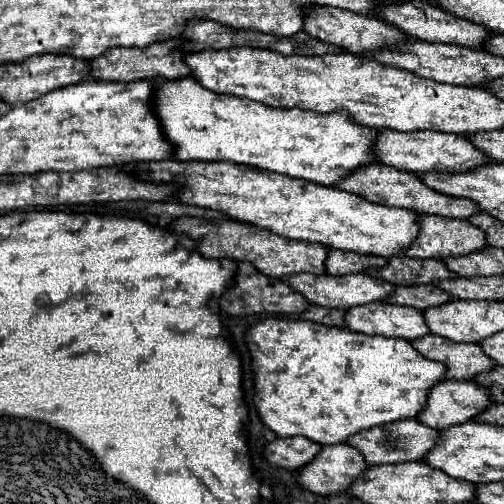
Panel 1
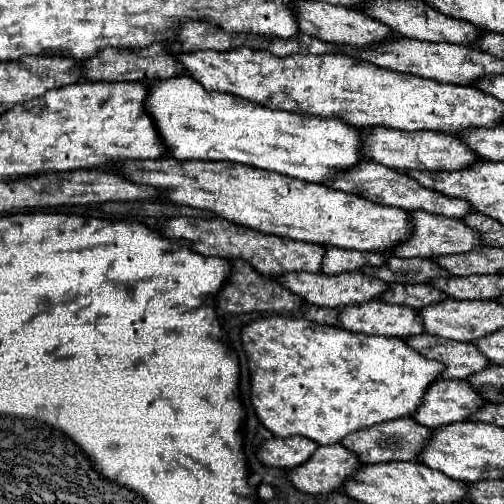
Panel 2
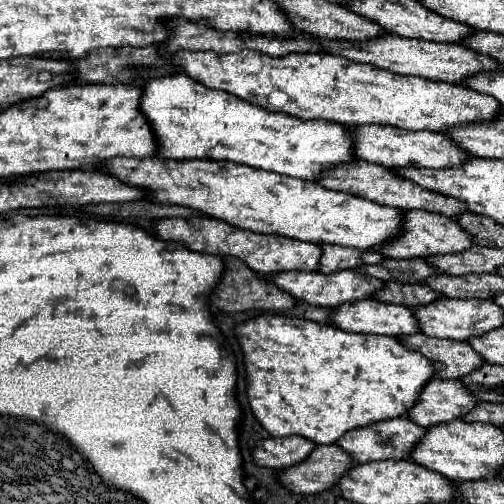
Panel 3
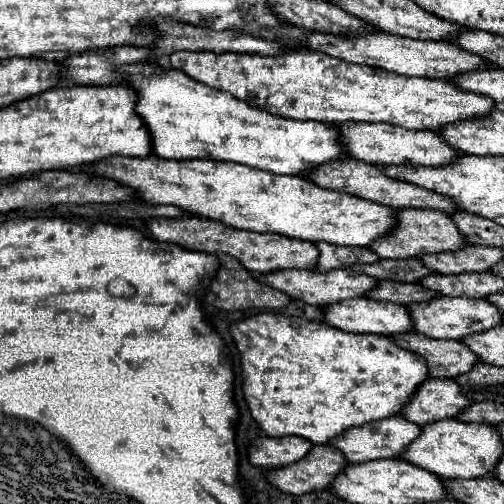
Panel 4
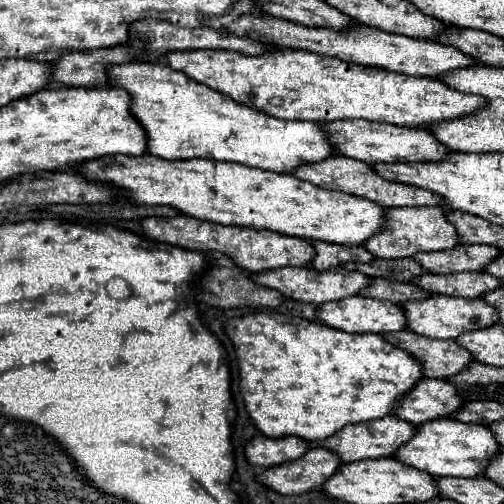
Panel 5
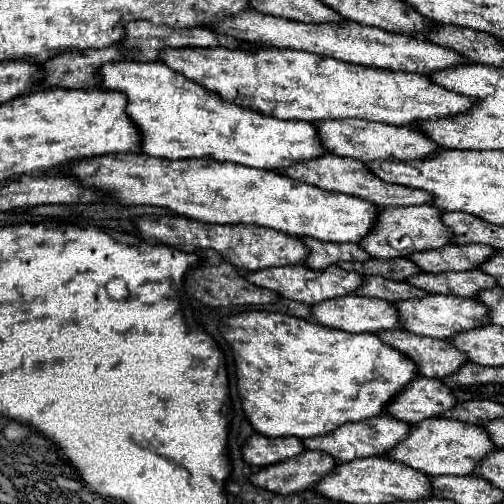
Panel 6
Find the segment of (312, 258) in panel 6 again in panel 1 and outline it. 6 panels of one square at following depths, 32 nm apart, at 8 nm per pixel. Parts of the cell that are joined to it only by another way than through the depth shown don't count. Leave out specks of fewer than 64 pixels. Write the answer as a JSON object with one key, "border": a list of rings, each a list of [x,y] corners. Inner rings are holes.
{"border":[[[332,250],[328,252],[326,258],[326,272],[328,274],[354,274],[354,272],[364,272],[368,268],[368,258],[360,256],[356,252],[340,252],[340,250]]]}

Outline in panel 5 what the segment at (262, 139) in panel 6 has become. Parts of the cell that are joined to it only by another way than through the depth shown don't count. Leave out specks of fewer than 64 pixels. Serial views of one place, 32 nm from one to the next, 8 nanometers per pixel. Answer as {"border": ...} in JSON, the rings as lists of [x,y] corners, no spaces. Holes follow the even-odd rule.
{"border":[[[116,64],[108,84],[130,92],[130,112],[146,132],[146,150],[158,158],[212,158],[288,174],[300,164],[320,162],[334,154],[320,124],[272,118],[260,110],[236,104],[228,96],[222,96],[164,64]]]}

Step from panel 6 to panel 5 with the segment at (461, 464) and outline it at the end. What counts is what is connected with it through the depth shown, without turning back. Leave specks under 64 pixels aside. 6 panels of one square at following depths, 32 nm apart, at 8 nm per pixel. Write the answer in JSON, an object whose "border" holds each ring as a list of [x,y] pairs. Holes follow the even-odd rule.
{"border":[[[438,418],[416,426],[416,436],[412,436],[394,458],[428,472],[430,476],[474,478],[488,466],[490,458],[500,452],[500,446],[496,444],[492,432],[484,424],[464,424],[454,418]]]}

